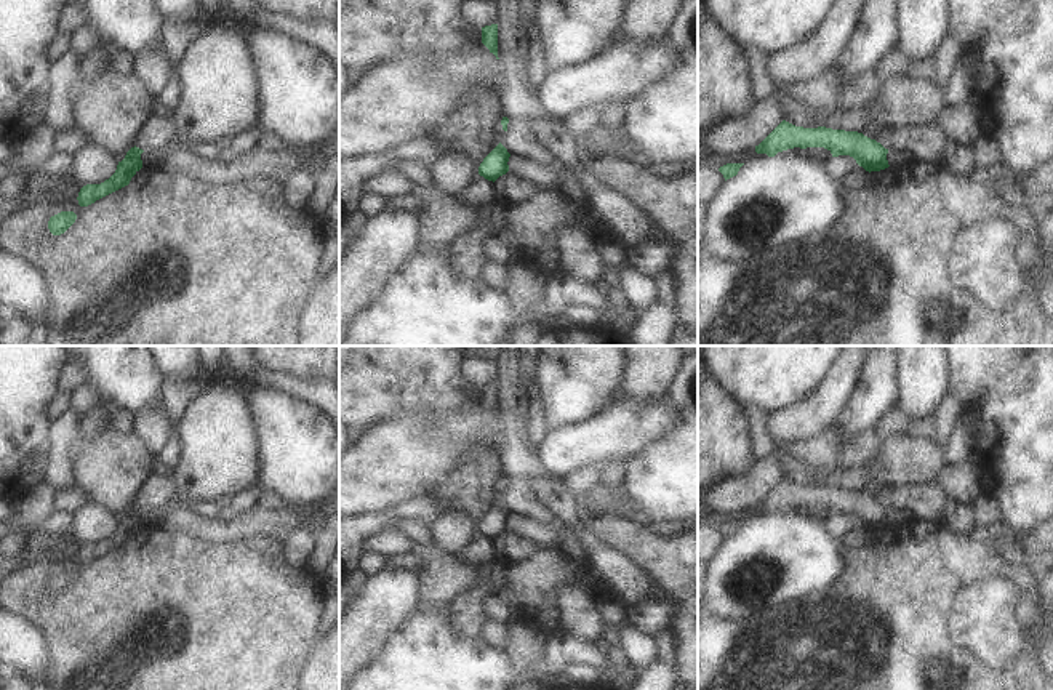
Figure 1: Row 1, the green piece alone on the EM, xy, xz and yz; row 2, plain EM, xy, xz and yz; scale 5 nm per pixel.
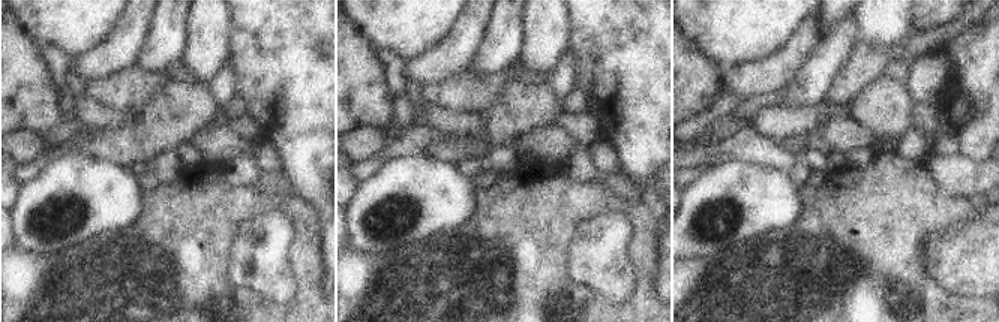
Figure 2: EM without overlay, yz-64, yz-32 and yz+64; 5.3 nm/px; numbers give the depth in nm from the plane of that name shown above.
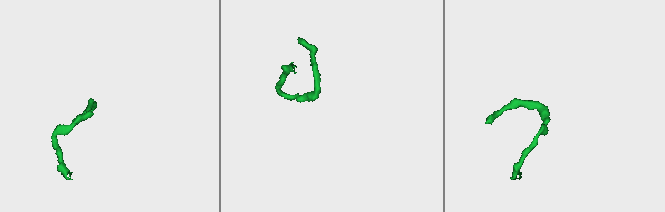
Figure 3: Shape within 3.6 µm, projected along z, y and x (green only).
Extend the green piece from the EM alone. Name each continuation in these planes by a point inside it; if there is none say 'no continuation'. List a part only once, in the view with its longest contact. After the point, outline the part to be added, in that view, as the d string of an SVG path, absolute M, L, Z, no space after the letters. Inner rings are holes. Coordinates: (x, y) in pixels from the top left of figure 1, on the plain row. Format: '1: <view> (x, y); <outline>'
no continuation

